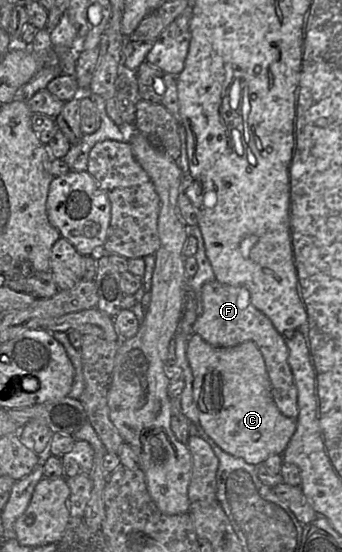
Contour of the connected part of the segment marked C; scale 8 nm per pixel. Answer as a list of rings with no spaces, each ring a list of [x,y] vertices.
[[[193,333],[187,340],[186,357],[193,375],[193,403],[200,425],[224,452],[259,465],[271,455],[282,455],[296,430],[296,420],[284,415],[275,404],[264,358],[252,341],[234,347],[214,347]]]

